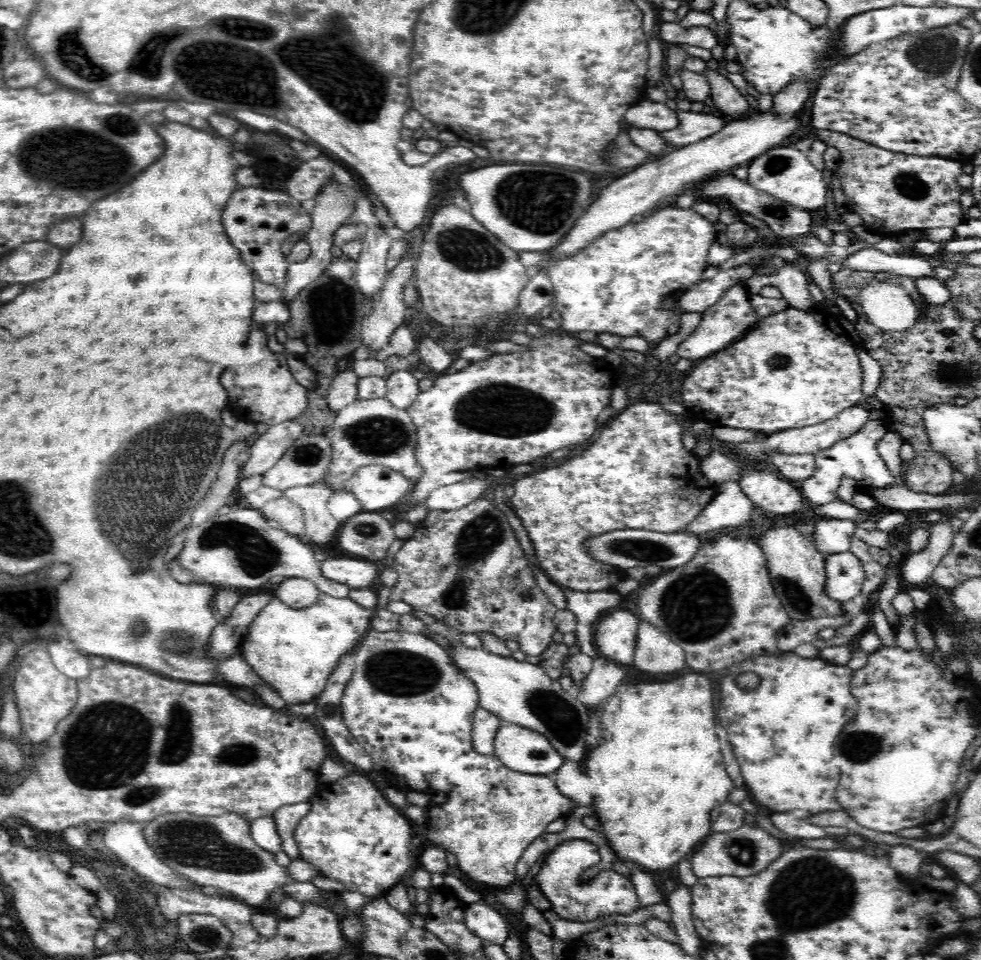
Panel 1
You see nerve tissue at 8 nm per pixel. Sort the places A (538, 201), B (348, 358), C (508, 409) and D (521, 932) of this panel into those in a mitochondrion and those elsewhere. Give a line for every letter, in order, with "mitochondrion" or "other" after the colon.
A: mitochondrion
B: other
C: mitochondrion
D: other

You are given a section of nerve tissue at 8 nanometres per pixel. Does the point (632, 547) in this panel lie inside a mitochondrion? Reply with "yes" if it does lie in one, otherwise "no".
yes

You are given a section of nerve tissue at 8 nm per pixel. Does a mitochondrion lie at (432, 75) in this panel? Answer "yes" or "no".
no

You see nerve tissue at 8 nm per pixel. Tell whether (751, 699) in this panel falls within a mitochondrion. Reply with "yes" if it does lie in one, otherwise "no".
no

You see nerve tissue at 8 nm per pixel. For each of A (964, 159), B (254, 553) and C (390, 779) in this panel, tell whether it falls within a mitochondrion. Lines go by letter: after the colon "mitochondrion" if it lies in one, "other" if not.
A: other
B: mitochondrion
C: other

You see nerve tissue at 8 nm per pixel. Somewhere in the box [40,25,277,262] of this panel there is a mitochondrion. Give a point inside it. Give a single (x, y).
(76, 61)

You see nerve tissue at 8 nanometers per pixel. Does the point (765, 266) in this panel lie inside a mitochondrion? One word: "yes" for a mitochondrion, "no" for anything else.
no

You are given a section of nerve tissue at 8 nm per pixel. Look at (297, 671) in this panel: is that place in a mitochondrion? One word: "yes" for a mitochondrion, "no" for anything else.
no

